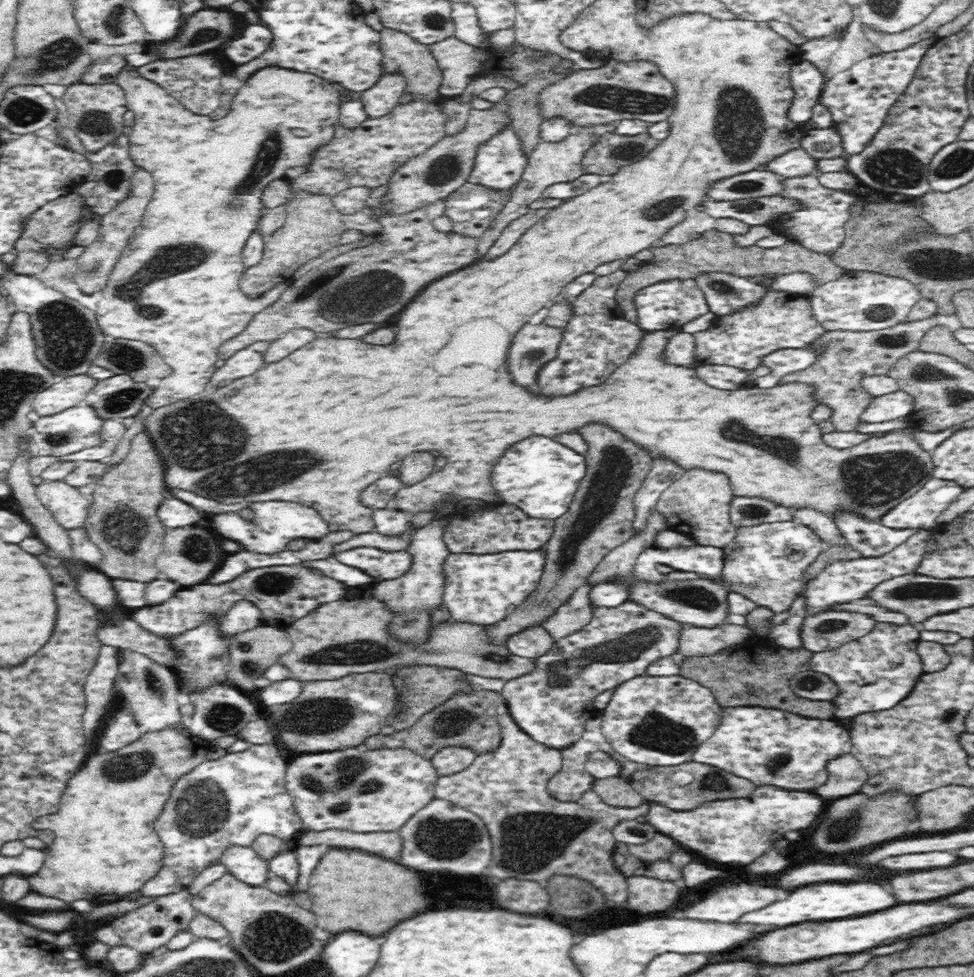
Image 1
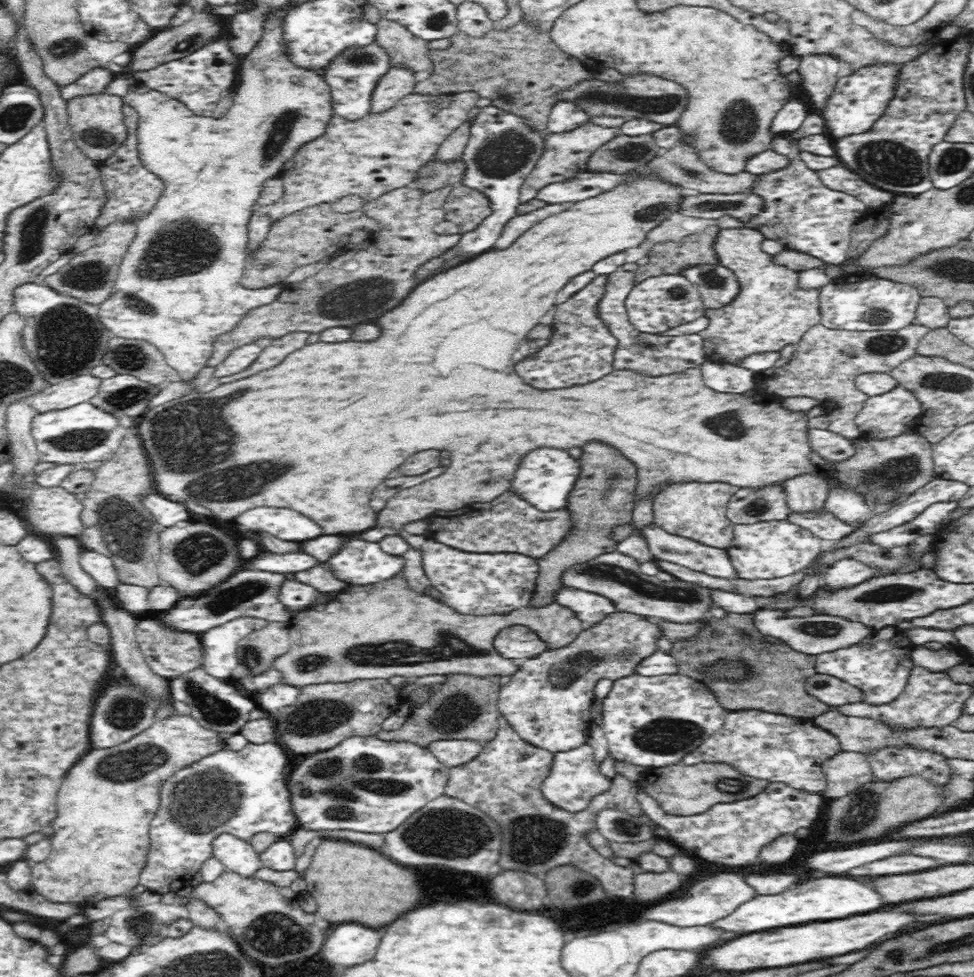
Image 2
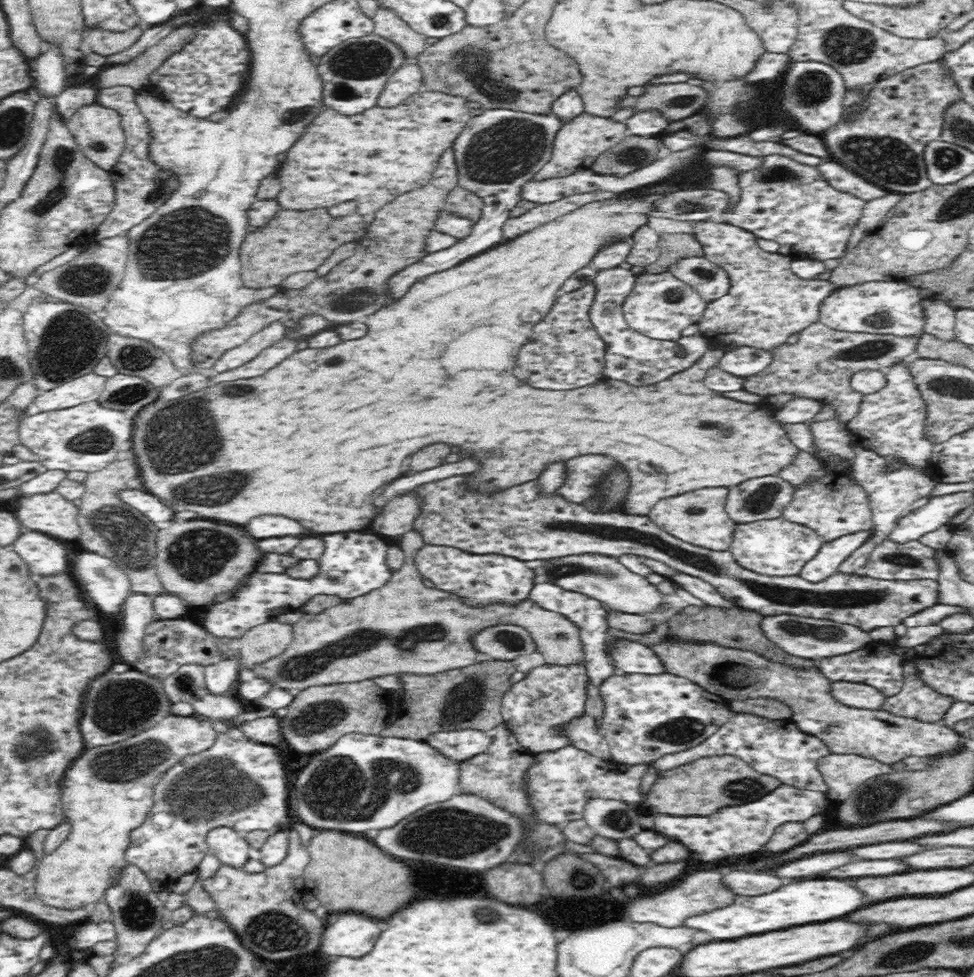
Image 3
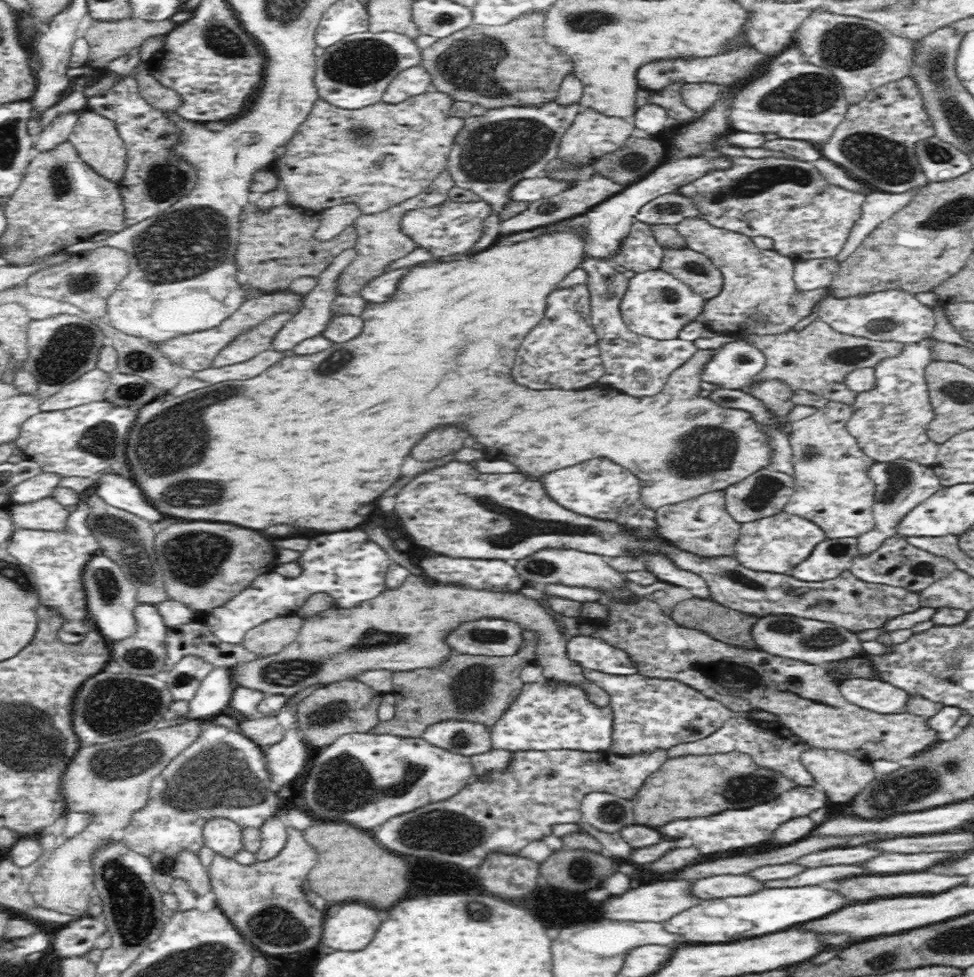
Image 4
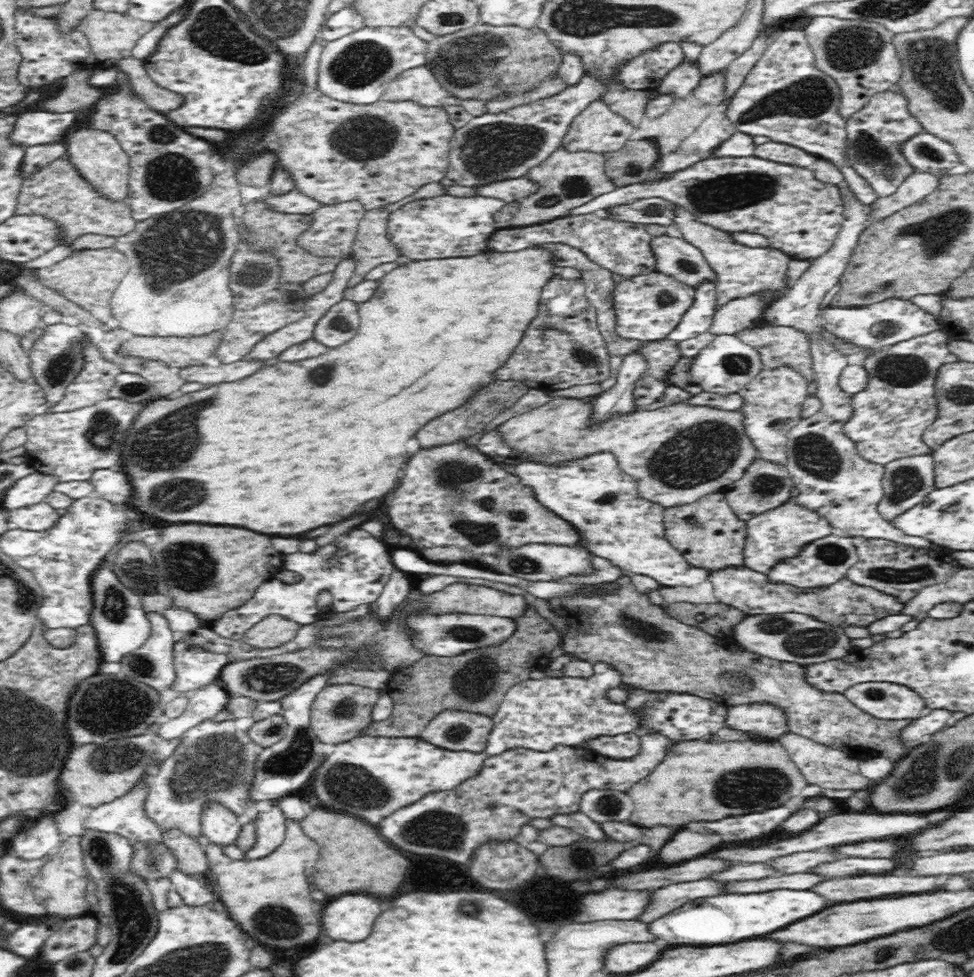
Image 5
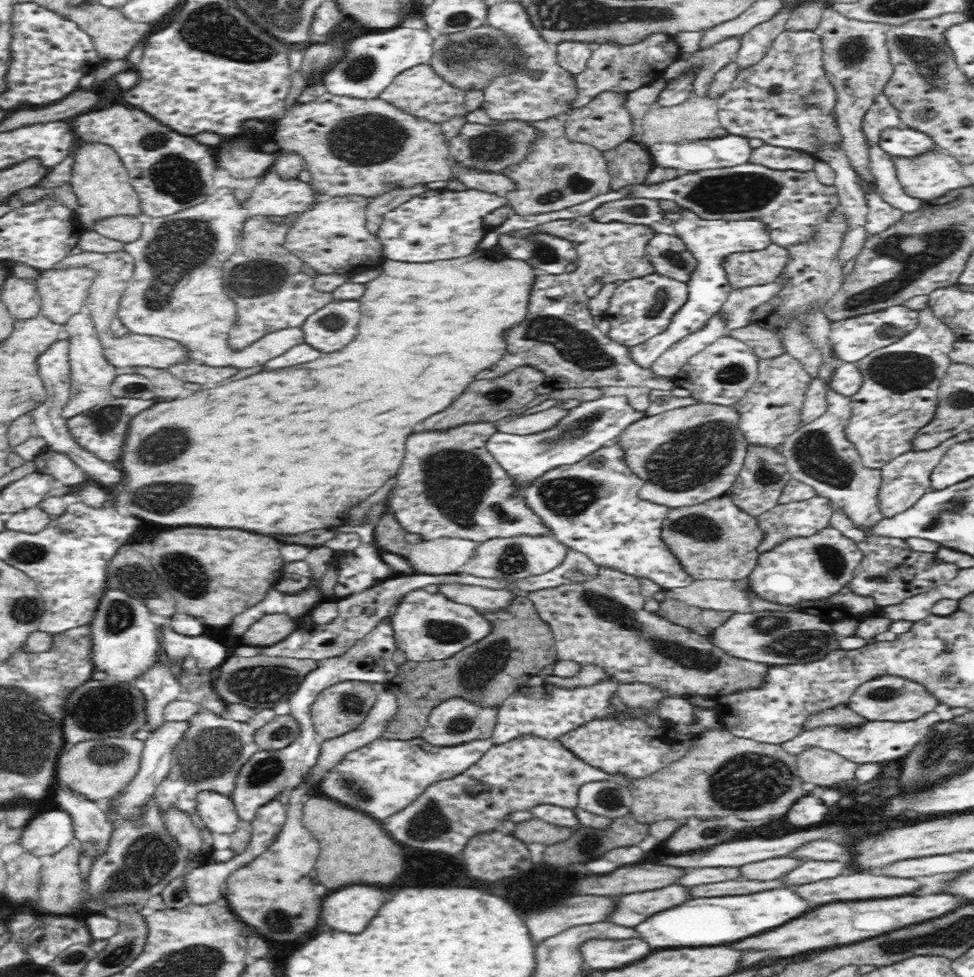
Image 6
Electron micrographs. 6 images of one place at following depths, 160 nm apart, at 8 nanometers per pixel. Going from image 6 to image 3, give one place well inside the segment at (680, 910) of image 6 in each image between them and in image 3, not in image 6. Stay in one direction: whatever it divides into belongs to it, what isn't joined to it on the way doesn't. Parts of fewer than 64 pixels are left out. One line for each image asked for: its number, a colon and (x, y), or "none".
3: (810, 901)
4: (723, 919)
5: (727, 918)

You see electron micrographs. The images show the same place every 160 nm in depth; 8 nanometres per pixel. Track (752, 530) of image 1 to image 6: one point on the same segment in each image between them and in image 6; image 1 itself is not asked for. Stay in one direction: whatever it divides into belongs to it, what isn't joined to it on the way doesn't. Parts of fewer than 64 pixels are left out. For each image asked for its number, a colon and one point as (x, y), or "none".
2: (763, 550)
3: (774, 547)
4: (774, 544)
5: (779, 533)
6: (804, 518)

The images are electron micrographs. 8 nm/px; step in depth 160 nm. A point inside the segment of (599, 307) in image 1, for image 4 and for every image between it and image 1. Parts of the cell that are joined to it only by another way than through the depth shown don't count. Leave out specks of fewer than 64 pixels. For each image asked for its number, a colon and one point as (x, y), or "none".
2: (579, 350)
3: (564, 351)
4: (562, 351)

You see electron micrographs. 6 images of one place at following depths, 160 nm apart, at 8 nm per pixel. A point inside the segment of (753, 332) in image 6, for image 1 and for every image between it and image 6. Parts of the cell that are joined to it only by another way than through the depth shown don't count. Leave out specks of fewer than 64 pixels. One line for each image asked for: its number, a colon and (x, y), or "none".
1: (842, 358)
2: (825, 363)
3: (819, 365)
4: (817, 358)
5: (777, 345)

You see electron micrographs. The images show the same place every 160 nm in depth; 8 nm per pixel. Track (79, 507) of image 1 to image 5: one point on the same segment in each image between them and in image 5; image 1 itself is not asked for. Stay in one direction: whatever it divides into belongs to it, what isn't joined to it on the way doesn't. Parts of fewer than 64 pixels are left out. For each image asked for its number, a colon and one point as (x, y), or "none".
2: (55, 511)
3: (50, 513)
4: (46, 514)
5: (38, 517)

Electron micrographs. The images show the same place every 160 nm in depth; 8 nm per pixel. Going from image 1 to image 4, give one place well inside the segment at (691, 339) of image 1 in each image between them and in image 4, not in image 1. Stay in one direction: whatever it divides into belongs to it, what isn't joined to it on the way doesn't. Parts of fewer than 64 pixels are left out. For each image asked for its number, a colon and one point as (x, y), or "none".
2: (651, 355)
3: (631, 357)
4: (640, 366)

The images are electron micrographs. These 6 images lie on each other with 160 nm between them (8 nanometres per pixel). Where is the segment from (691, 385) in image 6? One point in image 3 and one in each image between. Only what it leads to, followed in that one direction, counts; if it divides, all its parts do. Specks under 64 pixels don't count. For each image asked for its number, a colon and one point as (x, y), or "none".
3: (742, 361)
4: (732, 365)
5: (727, 365)

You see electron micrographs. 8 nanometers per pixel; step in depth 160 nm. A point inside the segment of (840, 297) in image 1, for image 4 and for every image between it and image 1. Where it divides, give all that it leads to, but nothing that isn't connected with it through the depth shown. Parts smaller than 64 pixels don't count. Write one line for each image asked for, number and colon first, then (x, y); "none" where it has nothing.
2: (860, 302)
3: (883, 308)
4: (893, 315)

